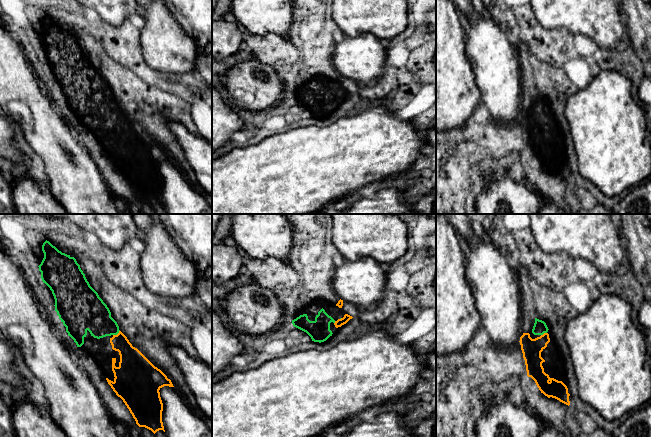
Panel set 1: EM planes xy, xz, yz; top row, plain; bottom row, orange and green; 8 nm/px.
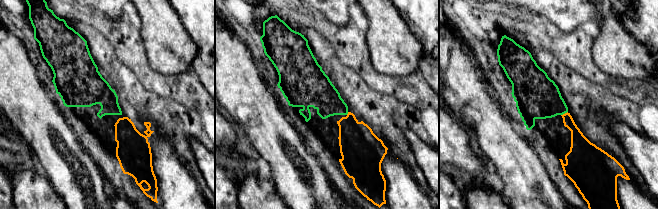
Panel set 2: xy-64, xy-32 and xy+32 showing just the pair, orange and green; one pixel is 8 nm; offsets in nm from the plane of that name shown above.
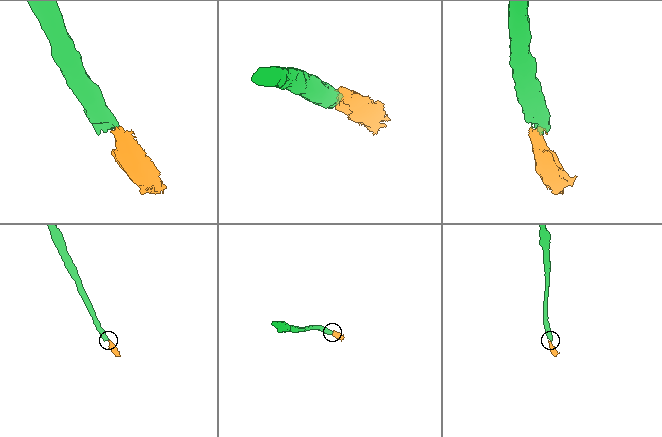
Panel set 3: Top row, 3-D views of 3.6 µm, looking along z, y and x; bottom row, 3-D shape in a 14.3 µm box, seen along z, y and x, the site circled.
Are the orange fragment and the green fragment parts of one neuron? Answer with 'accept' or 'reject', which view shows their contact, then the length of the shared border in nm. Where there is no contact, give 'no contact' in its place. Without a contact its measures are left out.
accept; meets orange in xy; contact 70 nm long

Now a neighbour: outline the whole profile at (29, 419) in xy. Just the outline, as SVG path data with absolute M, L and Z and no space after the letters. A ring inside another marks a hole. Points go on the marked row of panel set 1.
M27 397L16 401L12 410L15 437L67 437L49 410Z

